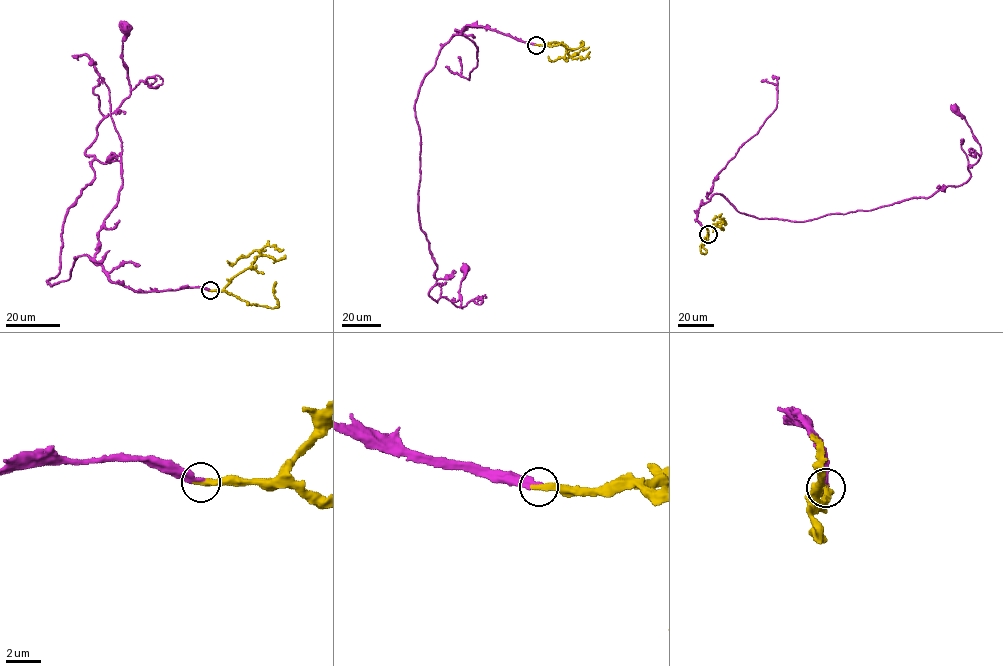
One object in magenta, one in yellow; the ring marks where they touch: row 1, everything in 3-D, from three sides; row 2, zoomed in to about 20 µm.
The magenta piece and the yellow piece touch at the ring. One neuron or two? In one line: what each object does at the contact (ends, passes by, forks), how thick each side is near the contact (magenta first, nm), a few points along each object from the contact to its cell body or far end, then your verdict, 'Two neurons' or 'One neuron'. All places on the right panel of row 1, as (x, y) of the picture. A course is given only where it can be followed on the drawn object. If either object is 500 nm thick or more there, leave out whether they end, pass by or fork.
At the ring magenta ends. At the ring yellow ends. Thickness 340 nm (magenta) against 360 nm. Course of magenta: (708, 233), (697, 214), (713, 194), (759, 218), (806, 221), (928, 197), (962, 185), (981, 150), (955, 107). Course of yellow: (708, 234), (708, 227), (720, 222), (723, 218), (726, 223), (722, 221). One neuron

